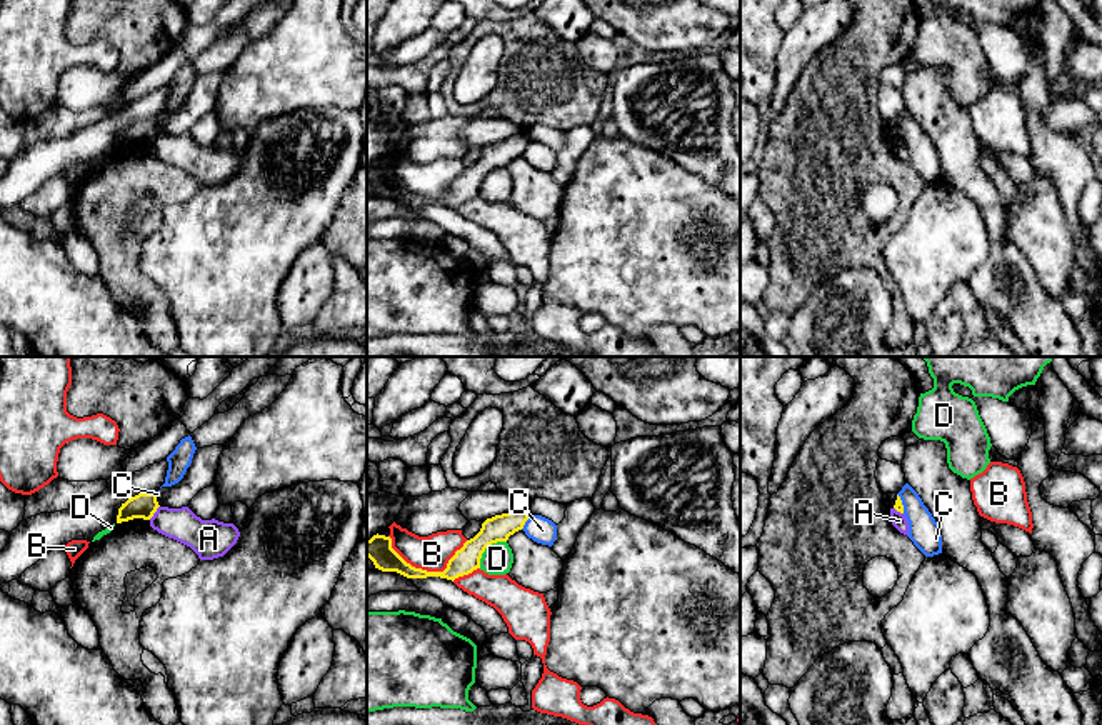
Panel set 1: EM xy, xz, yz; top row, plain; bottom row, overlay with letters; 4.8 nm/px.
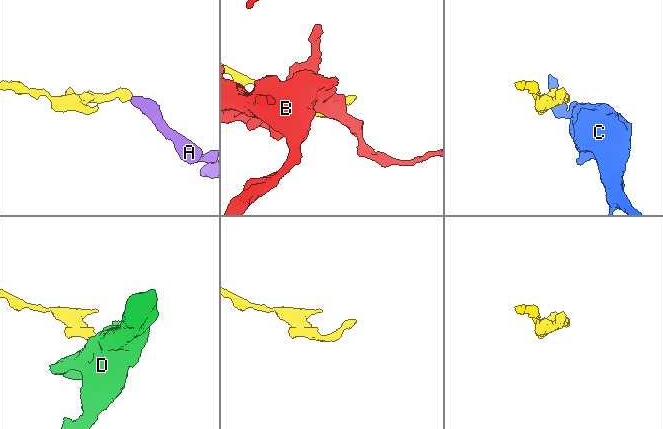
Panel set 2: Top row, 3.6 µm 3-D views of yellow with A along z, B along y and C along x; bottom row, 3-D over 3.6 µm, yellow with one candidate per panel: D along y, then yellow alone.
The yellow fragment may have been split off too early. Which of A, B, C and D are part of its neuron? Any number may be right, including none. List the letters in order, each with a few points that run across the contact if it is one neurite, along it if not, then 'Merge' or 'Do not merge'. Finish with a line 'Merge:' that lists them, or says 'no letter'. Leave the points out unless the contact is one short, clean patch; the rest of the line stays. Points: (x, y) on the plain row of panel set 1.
A: Line: xy (159, 132), (149, 145). Do not merge
B: Do not merge
C: Line: xz (530, 142), (520, 155). Do not merge
D: Do not merge
Merge: no letter

